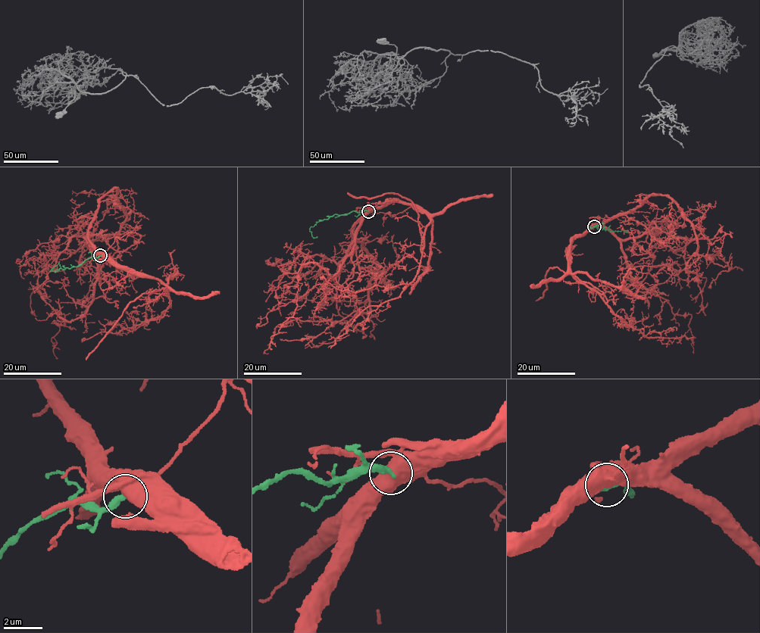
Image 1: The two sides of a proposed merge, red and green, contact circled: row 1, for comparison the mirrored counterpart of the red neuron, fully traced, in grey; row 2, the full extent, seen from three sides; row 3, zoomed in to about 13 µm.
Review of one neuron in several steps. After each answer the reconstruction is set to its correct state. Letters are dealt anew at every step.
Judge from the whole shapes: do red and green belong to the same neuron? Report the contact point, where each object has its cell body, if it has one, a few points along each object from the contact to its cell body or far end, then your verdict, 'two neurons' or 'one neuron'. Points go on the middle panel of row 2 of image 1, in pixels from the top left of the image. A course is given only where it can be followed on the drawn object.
(368, 211) | red none | green none | red via (368, 210), (352, 233), (376, 267), (370, 310), (345, 322), (279, 324), (268, 353) | green via (367, 211), (335, 214), (319, 221), (309, 229), (312, 237), (317, 236) | two neurons

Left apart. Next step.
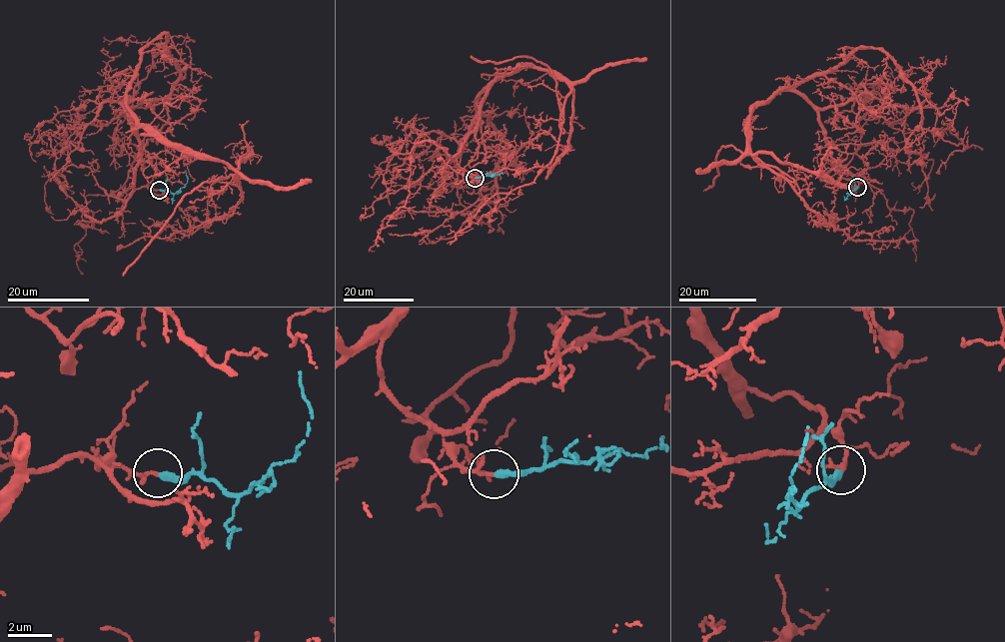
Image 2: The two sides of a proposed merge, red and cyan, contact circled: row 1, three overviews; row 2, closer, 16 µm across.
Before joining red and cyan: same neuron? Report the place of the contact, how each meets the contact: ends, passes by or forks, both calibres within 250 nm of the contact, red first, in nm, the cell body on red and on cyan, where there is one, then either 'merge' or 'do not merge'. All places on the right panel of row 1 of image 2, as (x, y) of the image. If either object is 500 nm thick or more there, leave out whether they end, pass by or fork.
at (857, 187); red passes by; cyan ends there; 130 nm thick on the red side, 320 nm on the other; no cell body on red; no cell body on cyan; merge

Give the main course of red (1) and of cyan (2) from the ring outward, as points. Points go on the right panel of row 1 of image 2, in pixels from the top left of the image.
1: (858, 187), (795, 88), (858, 49), (883, 49), (899, 68), (921, 128), (982, 148)
2: (858, 187), (849, 194), (852, 177)

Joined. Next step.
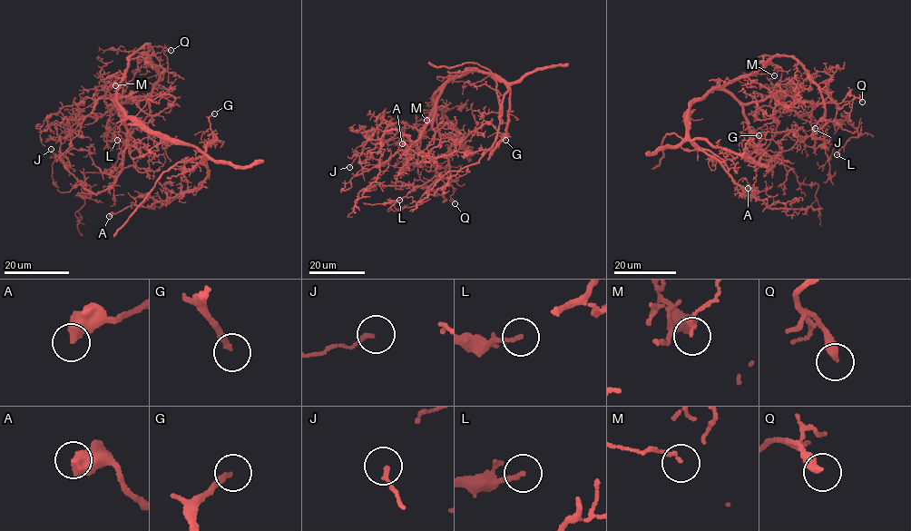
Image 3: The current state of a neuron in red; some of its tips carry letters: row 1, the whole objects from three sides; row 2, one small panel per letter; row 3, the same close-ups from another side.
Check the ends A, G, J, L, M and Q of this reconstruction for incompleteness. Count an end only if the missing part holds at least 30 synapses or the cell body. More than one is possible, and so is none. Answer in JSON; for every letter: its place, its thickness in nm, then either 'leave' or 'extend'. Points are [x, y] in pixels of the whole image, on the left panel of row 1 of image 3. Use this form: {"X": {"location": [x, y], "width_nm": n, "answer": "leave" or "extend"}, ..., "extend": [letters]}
{"A": {"location": [109, 216], "width_nm": 500, "answer": "extend"}, "G": {"location": [214, 113], "width_nm": 200, "answer": "extend"}, "J": {"location": [51, 149], "width_nm": 140, "answer": "leave"}, "L": {"location": [117, 140], "width_nm": 150, "answer": "leave"}, "M": {"location": [115, 85], "width_nm": 100, "answer": "leave"}, "Q": {"location": [171, 50], "width_nm": 360, "answer": "leave"}, "extend": ["A", "G"]}

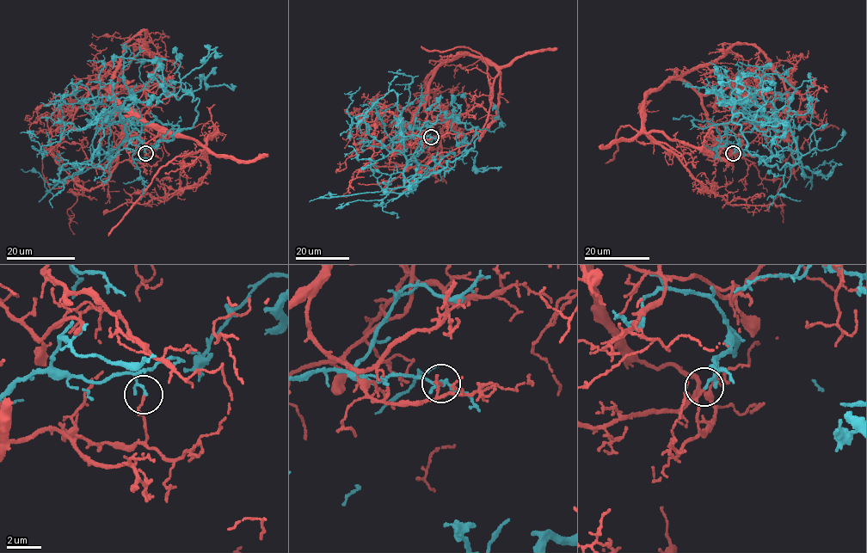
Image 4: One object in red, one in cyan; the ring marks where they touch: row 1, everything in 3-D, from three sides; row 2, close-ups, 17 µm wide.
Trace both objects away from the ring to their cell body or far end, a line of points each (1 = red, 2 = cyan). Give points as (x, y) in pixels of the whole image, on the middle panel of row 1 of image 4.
1: (431, 138), (409, 125), (434, 70), (426, 84), (446, 113), (442, 156), (418, 168), (357, 169), (347, 196)
2: (431, 138), (403, 137), (401, 119), (391, 147), (402, 121), (444, 112), (475, 128), (476, 171), (501, 167)

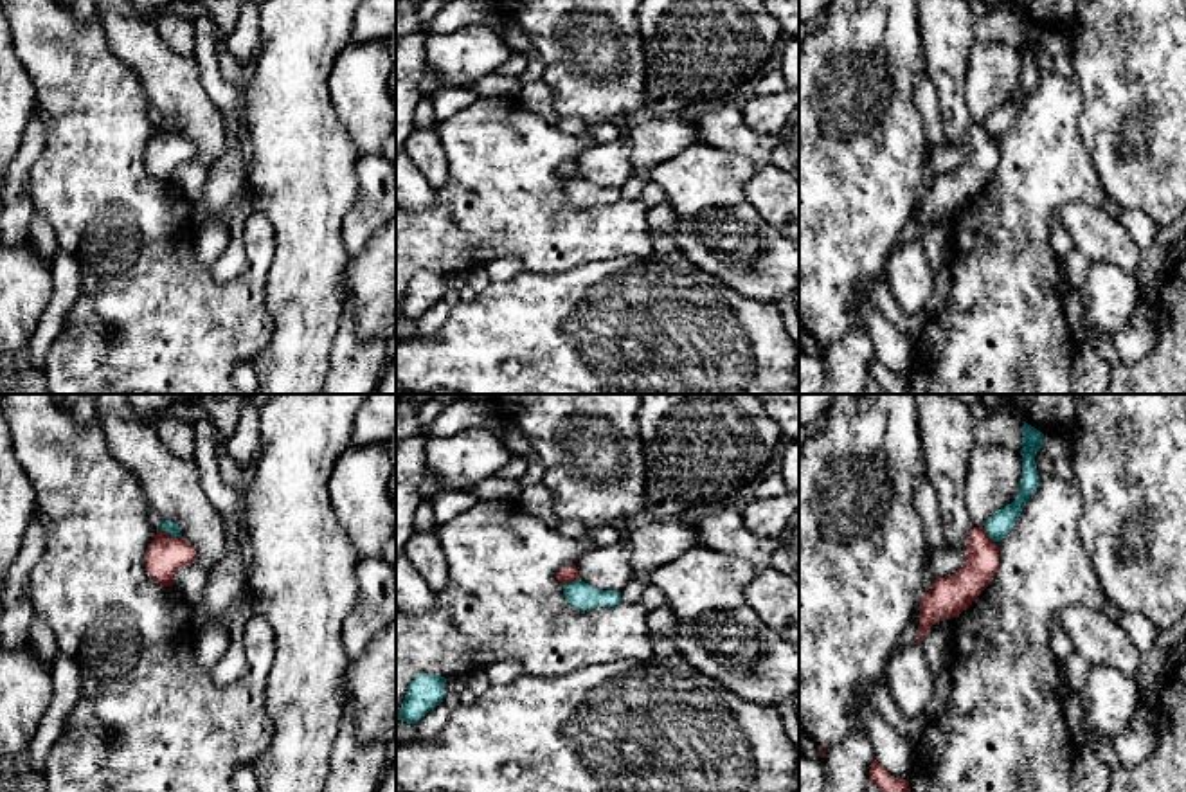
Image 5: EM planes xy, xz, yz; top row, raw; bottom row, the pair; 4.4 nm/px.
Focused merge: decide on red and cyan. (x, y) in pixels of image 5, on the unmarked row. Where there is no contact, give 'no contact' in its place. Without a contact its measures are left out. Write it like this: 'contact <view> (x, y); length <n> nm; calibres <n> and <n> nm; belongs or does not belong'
contact xy (170, 132); length 130 nm; calibres 170 and 60 nm; does not belong

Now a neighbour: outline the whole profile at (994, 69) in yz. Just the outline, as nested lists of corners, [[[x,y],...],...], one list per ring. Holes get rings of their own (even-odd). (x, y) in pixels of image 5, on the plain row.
[[[975,43],[963,86],[972,124],[984,124],[986,117],[1020,85],[1020,76],[1020,49],[1004,43]]]

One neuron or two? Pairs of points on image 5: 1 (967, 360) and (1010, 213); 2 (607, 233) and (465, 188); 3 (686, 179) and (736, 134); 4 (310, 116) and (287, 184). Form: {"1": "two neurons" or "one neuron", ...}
{"1": "one neuron", "2": "one neuron", "3": "two neurons", "4": "one neuron"}

